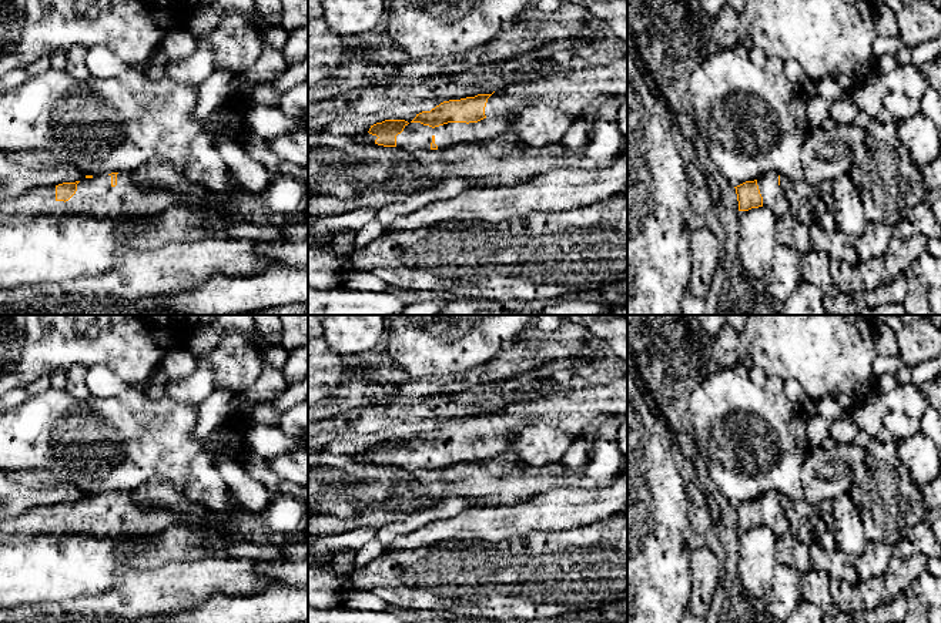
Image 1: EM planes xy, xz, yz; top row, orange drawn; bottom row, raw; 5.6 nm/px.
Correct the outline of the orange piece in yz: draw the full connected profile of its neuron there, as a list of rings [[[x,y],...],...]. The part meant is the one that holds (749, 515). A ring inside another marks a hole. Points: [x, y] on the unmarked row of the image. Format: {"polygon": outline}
{"polygon": [[[768,492],[759,499],[746,500],[736,508],[739,530],[766,526],[777,537],[790,533],[788,519],[780,505],[780,495]]]}

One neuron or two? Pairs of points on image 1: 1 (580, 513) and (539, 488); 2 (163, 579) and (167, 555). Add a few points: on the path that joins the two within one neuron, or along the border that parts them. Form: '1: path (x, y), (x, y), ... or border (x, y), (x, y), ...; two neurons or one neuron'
1: border (580, 486), (555, 486), (539, 496), (516, 503); two neurons
2: border (181, 560), (146, 569), (133, 568); two neurons

